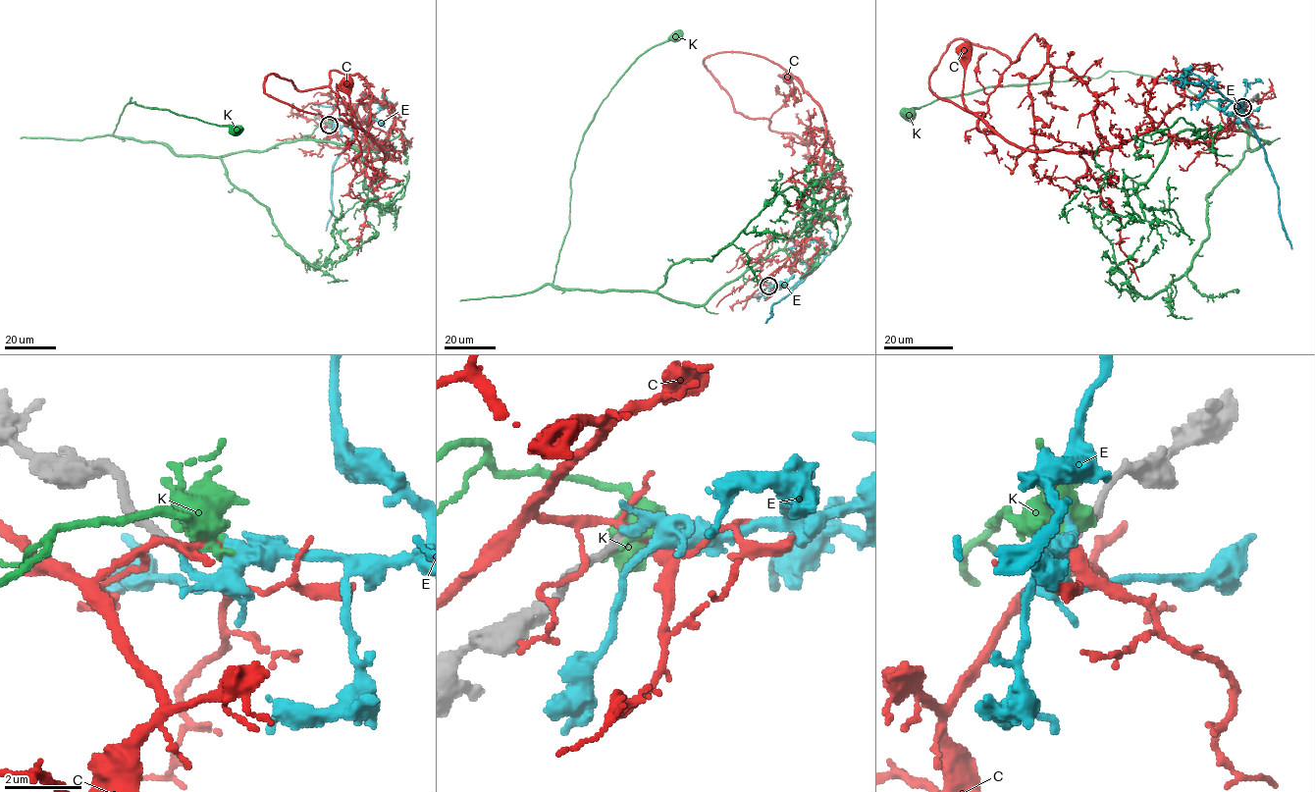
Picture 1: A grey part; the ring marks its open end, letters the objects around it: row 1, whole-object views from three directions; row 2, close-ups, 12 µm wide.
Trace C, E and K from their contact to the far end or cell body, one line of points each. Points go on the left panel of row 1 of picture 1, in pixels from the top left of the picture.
C: (329, 125), (324, 129), (332, 147), (366, 149), (379, 141), (389, 154), (382, 158), (358, 122), (347, 81)
E: (330, 125), (362, 122), (334, 167), (333, 212), (326, 231)
K: (330, 125), (264, 151), (217, 156), (177, 155), (161, 143), (113, 134), (131, 97), (143, 107), (236, 131)

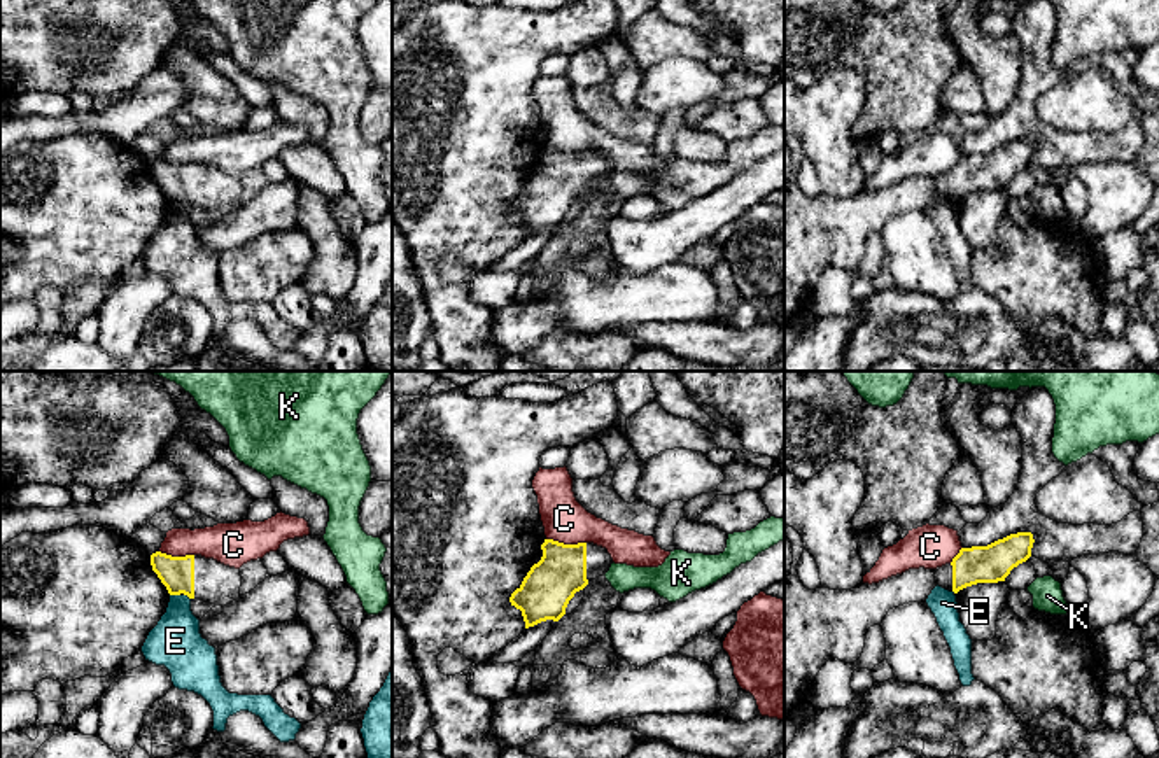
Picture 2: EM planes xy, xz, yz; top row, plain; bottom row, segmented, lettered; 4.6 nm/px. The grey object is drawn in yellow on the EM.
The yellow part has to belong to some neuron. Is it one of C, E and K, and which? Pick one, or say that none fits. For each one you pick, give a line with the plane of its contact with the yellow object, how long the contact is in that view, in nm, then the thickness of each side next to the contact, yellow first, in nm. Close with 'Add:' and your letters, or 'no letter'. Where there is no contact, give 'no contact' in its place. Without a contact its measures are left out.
Add: no letter

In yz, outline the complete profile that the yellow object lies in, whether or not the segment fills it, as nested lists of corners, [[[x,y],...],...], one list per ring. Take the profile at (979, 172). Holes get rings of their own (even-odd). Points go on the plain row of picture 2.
[[[1017,140],[1003,147],[998,147],[987,154],[961,156],[951,172],[933,177],[935,189],[938,194],[954,201],[977,191],[1005,189],[1005,186],[1010,182],[1014,175],[1017,175],[1031,165],[1033,151],[1035,147],[1031,140]]]

